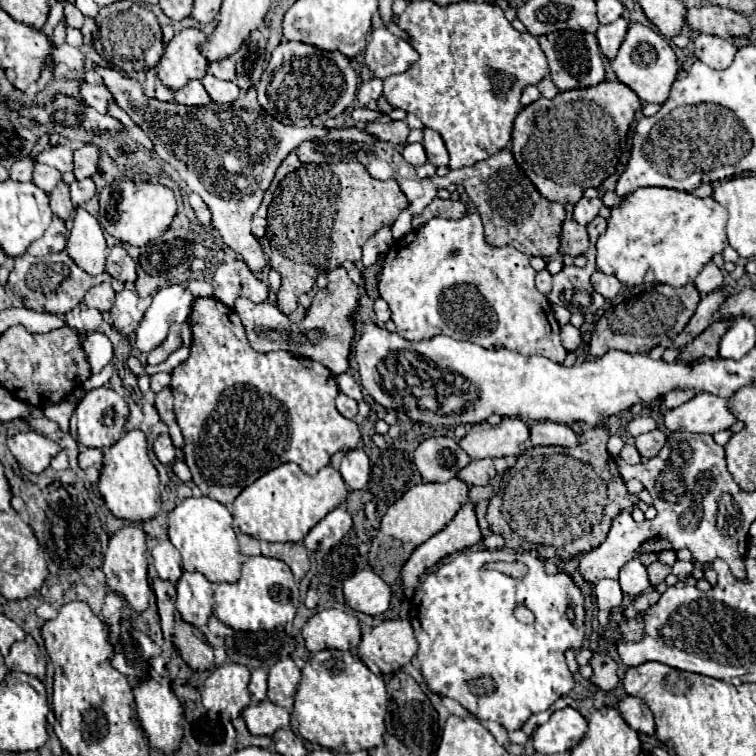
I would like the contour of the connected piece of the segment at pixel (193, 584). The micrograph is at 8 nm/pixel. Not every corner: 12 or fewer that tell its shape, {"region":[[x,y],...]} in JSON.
{"region":[[184,570],[176,584],[176,608],[204,628],[214,608],[214,584]]}

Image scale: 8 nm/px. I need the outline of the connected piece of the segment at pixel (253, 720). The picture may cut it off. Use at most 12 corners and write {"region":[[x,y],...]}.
{"region":[[268,698],[242,712],[256,736],[288,728],[290,714]]}

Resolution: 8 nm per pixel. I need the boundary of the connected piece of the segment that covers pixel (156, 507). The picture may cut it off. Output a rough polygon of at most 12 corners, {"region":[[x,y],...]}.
{"region":[[146,436],[104,452],[98,490],[126,522],[160,512],[158,470]]}

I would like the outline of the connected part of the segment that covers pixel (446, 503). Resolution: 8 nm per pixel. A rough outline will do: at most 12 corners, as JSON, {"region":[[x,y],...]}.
{"region":[[412,486],[382,516],[368,562],[386,584],[446,528],[468,486]]}

